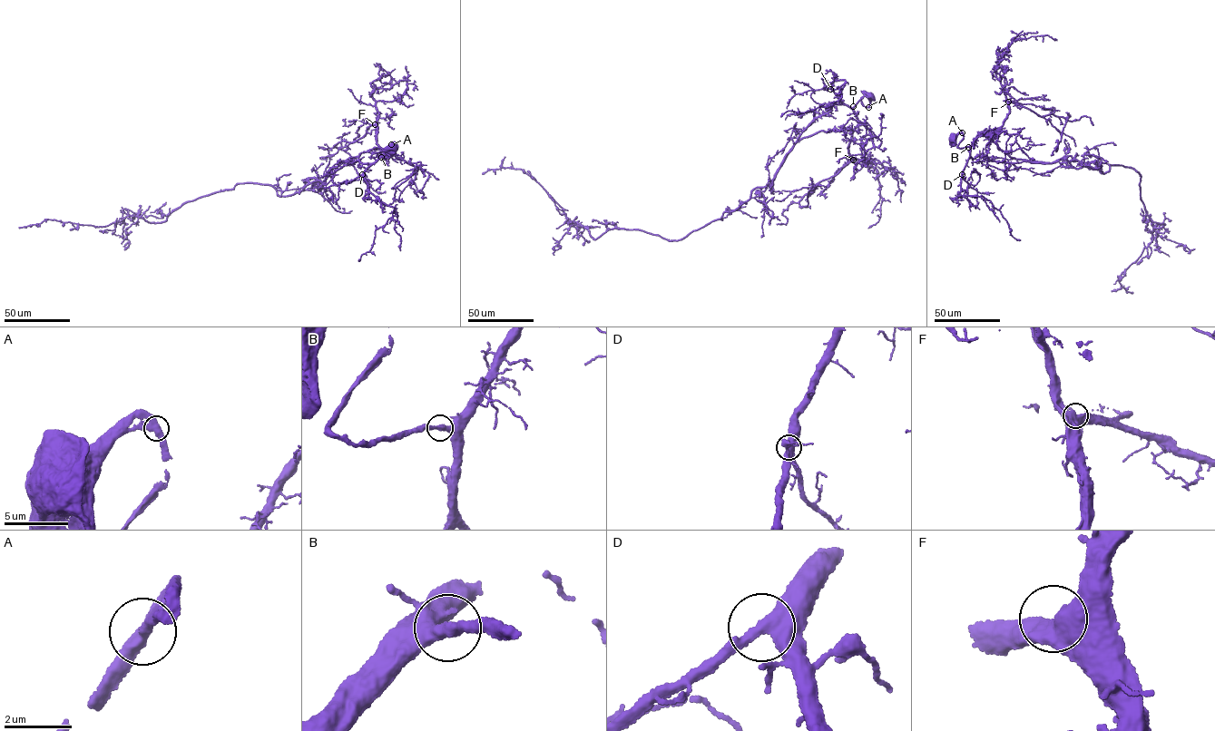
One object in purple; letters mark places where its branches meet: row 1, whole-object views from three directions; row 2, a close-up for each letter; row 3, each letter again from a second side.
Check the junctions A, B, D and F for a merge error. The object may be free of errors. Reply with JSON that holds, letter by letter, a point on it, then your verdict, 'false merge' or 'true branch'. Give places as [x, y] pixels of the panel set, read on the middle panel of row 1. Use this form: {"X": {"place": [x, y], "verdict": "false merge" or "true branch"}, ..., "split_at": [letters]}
{"A": {"place": [868, 107], "verdict": "true branch"}, "B": {"place": [853, 106], "verdict": "true branch"}, "D": {"place": [830, 89], "verdict": "true branch"}, "F": {"place": [853, 160], "verdict": "true branch"}, "split_at": []}

